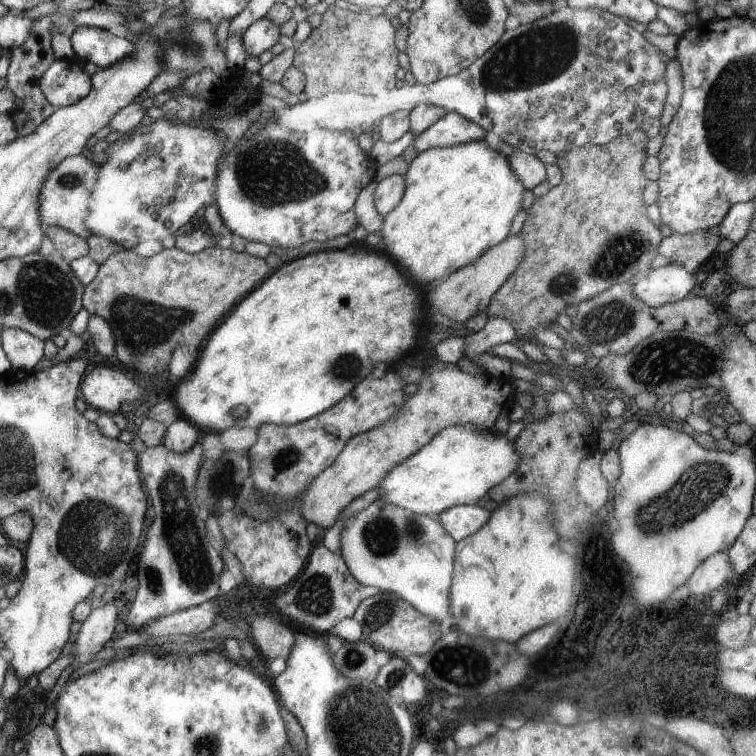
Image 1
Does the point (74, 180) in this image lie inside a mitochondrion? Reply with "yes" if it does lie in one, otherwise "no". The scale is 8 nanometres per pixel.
yes

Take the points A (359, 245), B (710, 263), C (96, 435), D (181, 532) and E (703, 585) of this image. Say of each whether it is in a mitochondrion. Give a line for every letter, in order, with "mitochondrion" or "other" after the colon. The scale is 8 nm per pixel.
A: other
B: other
C: other
D: mitochondrion
E: other

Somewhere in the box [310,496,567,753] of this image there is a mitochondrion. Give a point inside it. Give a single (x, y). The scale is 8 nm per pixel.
(381, 537)

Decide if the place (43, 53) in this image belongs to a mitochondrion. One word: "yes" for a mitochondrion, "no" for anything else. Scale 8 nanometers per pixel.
no

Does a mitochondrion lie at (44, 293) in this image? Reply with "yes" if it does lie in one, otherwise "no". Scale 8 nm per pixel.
yes

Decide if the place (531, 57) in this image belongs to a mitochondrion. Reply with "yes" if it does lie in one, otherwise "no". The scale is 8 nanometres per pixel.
yes

